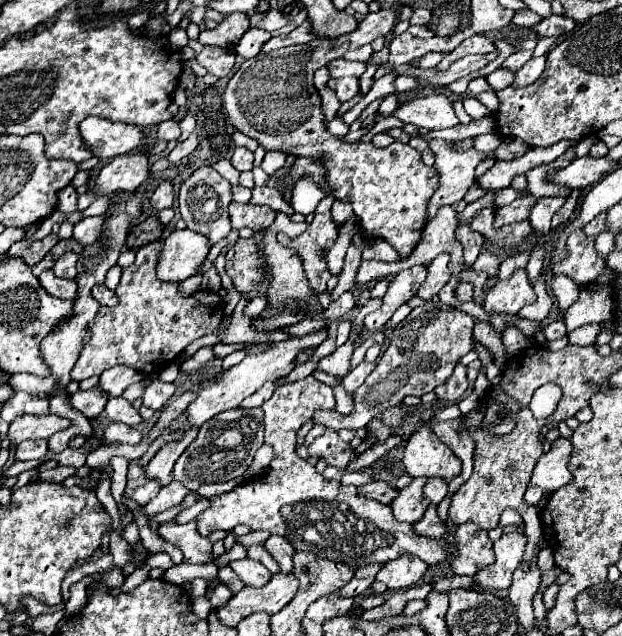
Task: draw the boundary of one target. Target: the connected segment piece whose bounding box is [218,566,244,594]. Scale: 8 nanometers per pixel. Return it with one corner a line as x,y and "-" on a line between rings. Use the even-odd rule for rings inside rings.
224,566
224,568
218,572
218,578
220,578
220,582
226,584
234,594
244,588
244,582
240,582
240,578
234,574
234,570
232,570
230,566

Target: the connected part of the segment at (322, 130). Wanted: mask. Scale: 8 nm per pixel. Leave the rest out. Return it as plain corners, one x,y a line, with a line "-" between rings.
380,8
376,14
370,12
360,22
356,32
352,32
344,38
336,38
336,40
316,38
308,44
280,48
280,50
274,50
268,54
260,52
258,56
244,60
242,66
236,70
236,74
228,80
228,86
224,92
224,104
226,104
230,124
238,132
254,138
266,152
280,150
294,158
304,156
304,158
312,158
312,160
322,160
322,164
326,168
326,188
332,192
332,196
336,200
352,204
354,214
358,216
358,224
366,232
366,236
386,240
400,254
400,258
408,258
420,244
422,230
426,226
426,206
428,206
428,200
432,198
432,194
436,192
436,170
426,166
422,162
420,154
414,148
410,148
408,144
394,142
388,148
376,148
374,144
358,142
358,146
350,146
344,138
330,136
326,130
326,124
324,124
324,110
322,110
320,94
316,92
314,82
312,82
312,76
320,66
332,62
334,58
340,58
346,50
370,44
378,36
386,38
392,32
396,22
398,22
396,8

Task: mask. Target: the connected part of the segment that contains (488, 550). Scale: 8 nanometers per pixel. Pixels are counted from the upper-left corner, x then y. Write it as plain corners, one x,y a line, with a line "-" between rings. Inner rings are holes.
474,522
458,526
454,534
454,546
456,546
456,562
452,562
450,566
454,574
474,576
478,570
488,568
490,564
496,562
488,532
480,530

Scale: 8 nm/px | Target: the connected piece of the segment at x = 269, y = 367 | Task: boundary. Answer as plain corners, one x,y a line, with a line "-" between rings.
320,330
320,332
312,332
308,336
294,336
294,338
288,338
284,342
278,342
278,344
272,344
268,350
260,352
260,354
252,354
252,356
246,356
240,364
232,366
230,370
226,370
216,384
212,386
206,386
200,390
198,398
186,408
186,414
188,414
188,426
202,426
208,418
214,418
216,414
220,412
226,412
226,410
232,410
232,408
238,408
240,402
244,398
248,398
250,394
254,394
256,390
260,390
260,386
264,382
274,382
276,378
284,378
288,376
294,366
296,366
296,358
300,352
306,352
310,348
318,348
324,340
328,338
328,330

